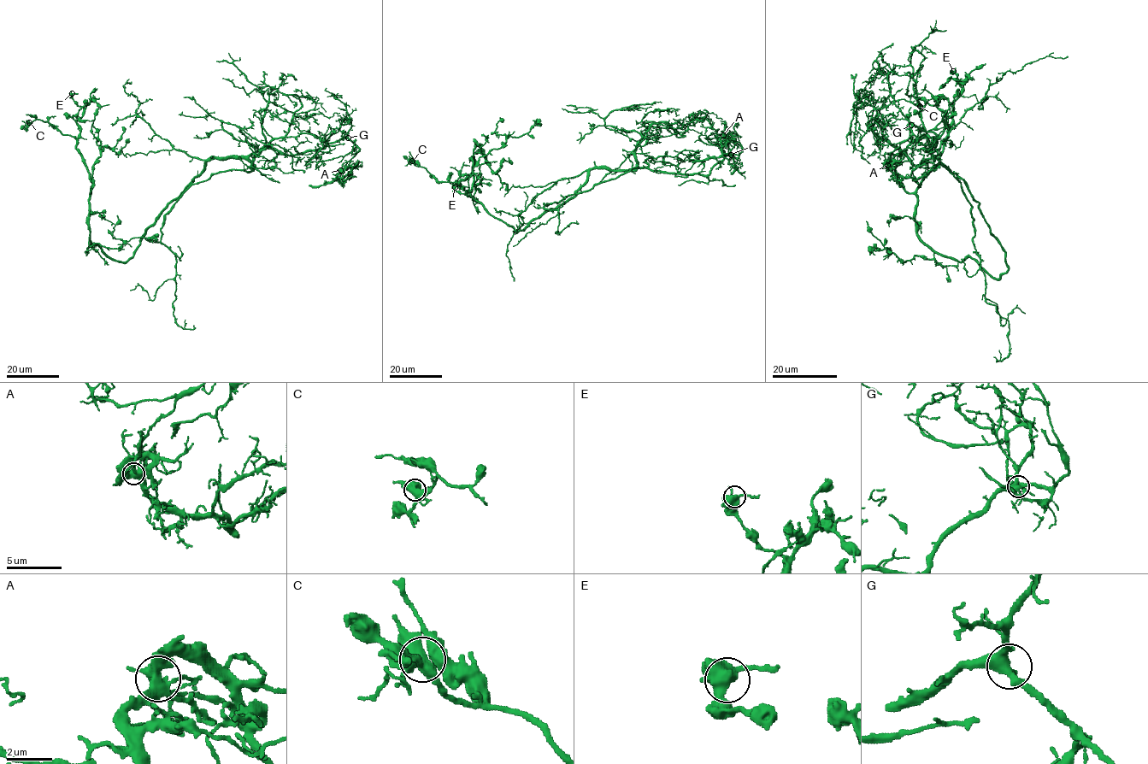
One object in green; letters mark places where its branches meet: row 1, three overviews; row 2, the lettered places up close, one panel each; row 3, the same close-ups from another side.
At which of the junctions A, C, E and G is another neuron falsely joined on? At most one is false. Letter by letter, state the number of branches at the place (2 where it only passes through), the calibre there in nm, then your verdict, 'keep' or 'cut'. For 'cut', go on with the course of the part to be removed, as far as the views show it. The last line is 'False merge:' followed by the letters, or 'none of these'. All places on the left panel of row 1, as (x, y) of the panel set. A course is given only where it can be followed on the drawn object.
A: 7 | 500 nm | cut | (340, 170), (338, 176), (339, 179), (359, 162), (360, 164)
C: 5 | 550 nm | keep
E: 5 | 480 nm | keep
G: 5 | 420 nm | keep
False merge: A

